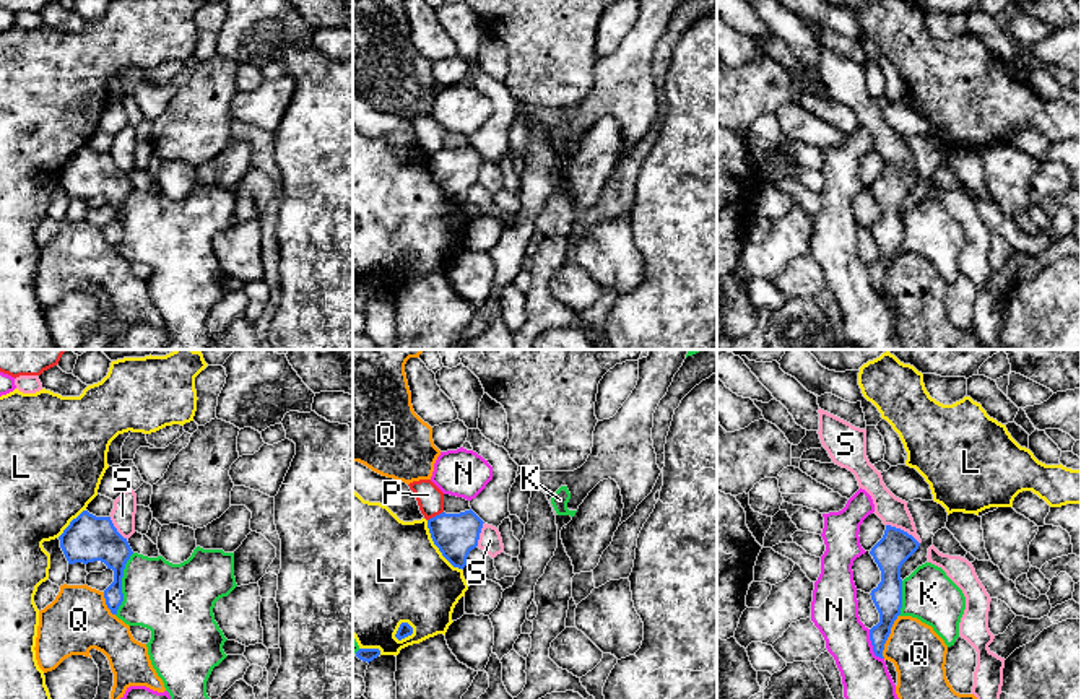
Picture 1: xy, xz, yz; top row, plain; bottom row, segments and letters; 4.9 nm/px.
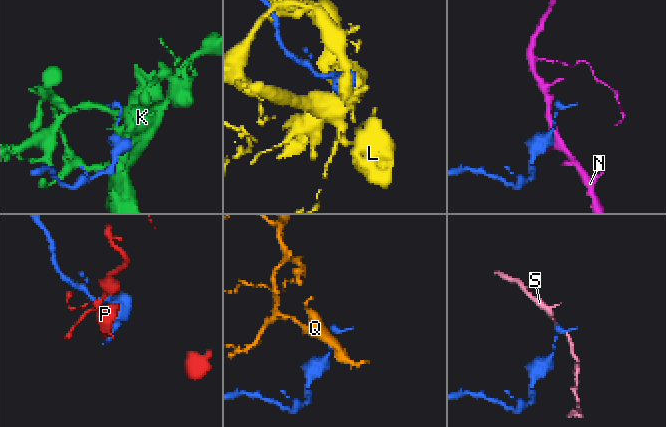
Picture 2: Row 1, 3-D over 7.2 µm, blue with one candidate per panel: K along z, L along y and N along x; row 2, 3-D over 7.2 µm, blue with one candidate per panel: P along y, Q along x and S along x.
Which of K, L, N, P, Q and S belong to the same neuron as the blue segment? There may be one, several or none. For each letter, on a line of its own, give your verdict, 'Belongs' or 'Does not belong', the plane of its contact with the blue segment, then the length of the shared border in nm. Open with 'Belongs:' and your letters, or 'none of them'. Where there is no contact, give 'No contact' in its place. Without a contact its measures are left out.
Belongs: none of them
K: Does not belong. Touches blue in xy. Shared border 320 nm
L: Does not belong. Touches blue in xz. Shared border 300 nm
N: Does not belong. Touches blue in yz. Shared border 170 nm
P: Does not belong. Touches blue in xz. Shared border 90 nm
Q: Does not belong. Touches blue in yz. Shared border 220 nm
S: Does not belong. Touches blue in yz. Shared border 190 nm

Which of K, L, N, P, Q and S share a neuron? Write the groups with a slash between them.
K / L / N / P / Q / S

